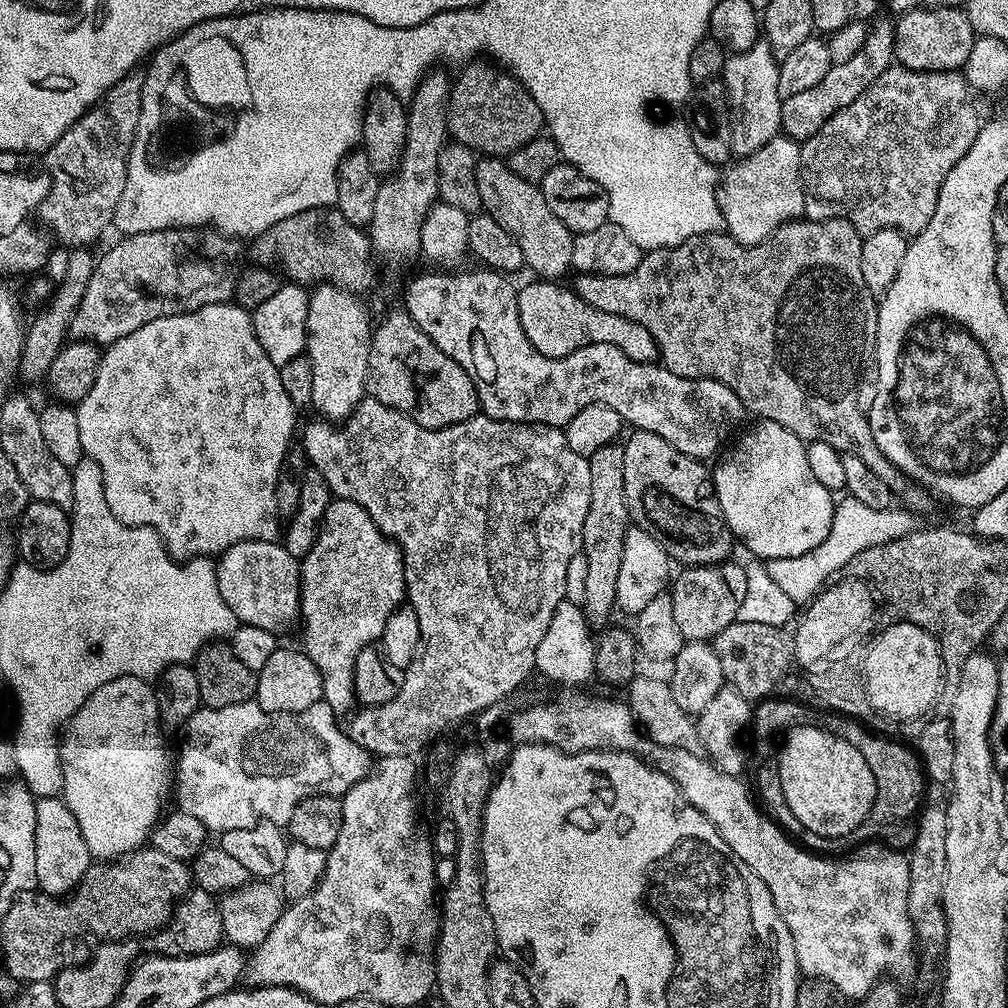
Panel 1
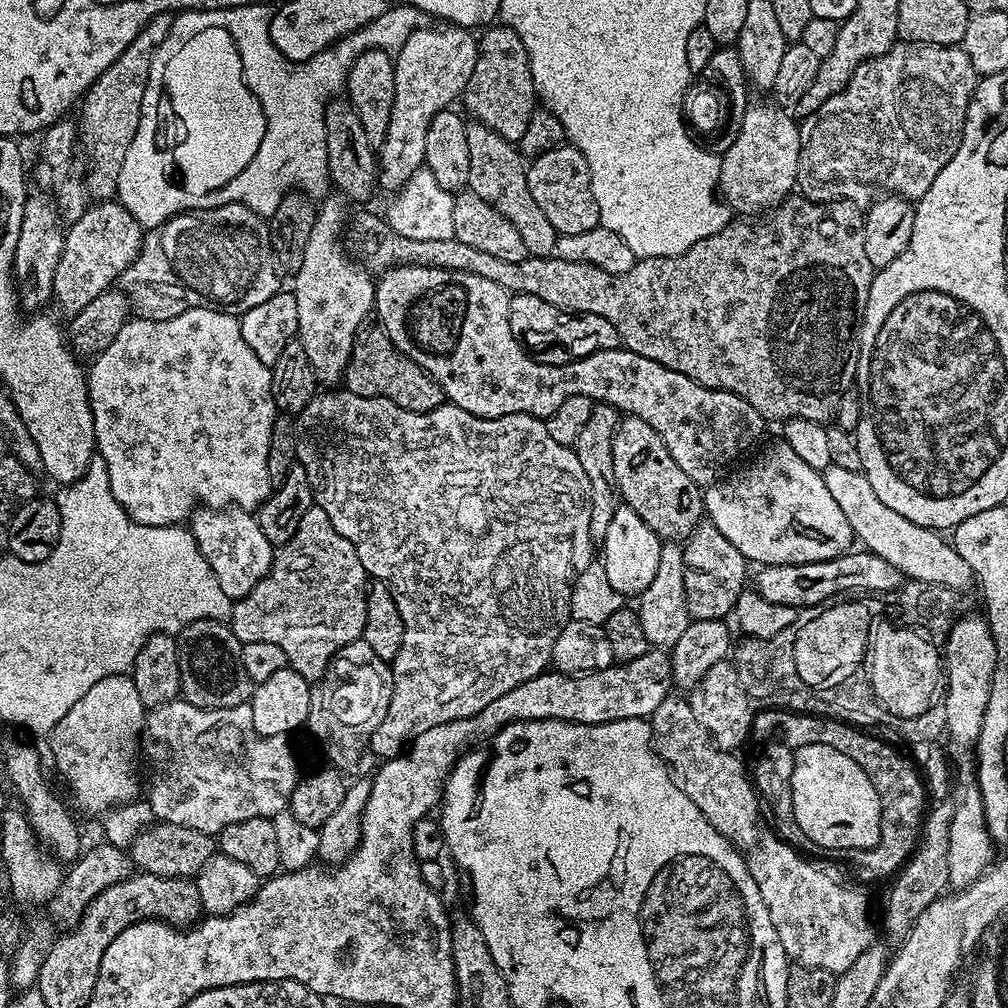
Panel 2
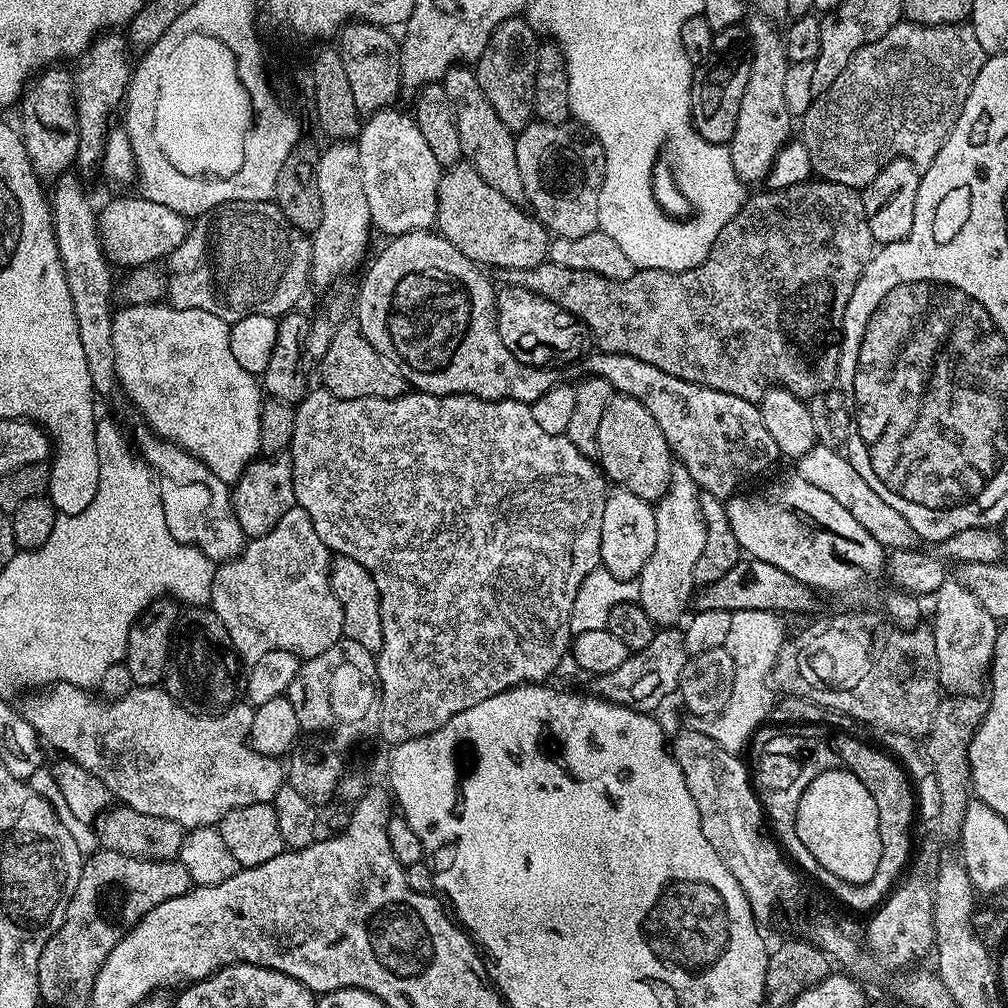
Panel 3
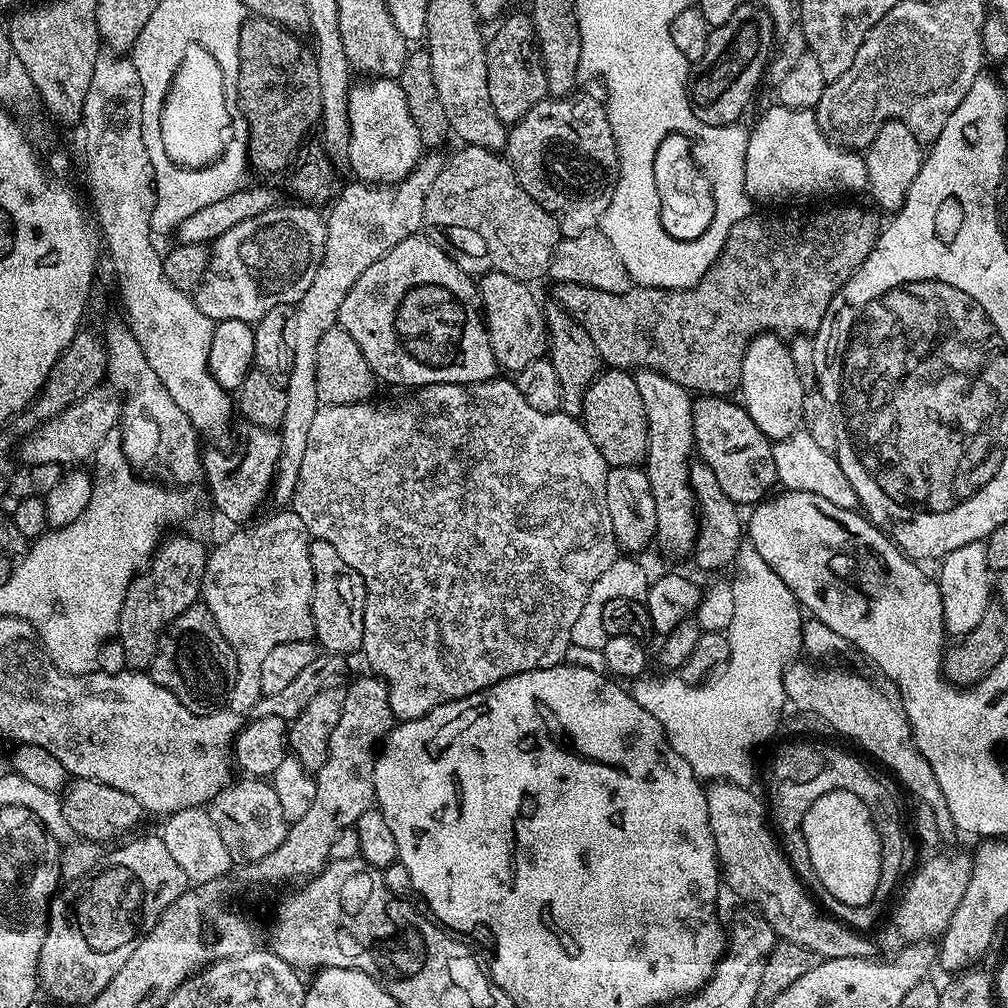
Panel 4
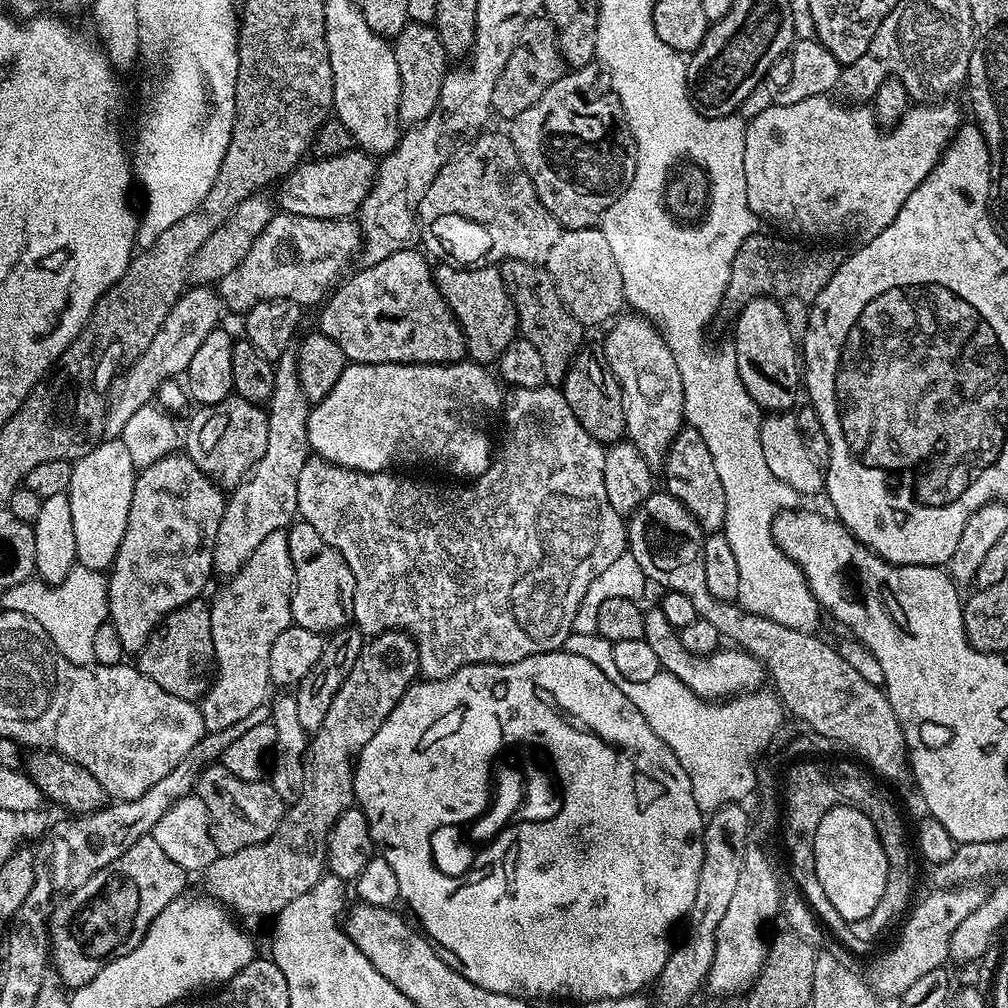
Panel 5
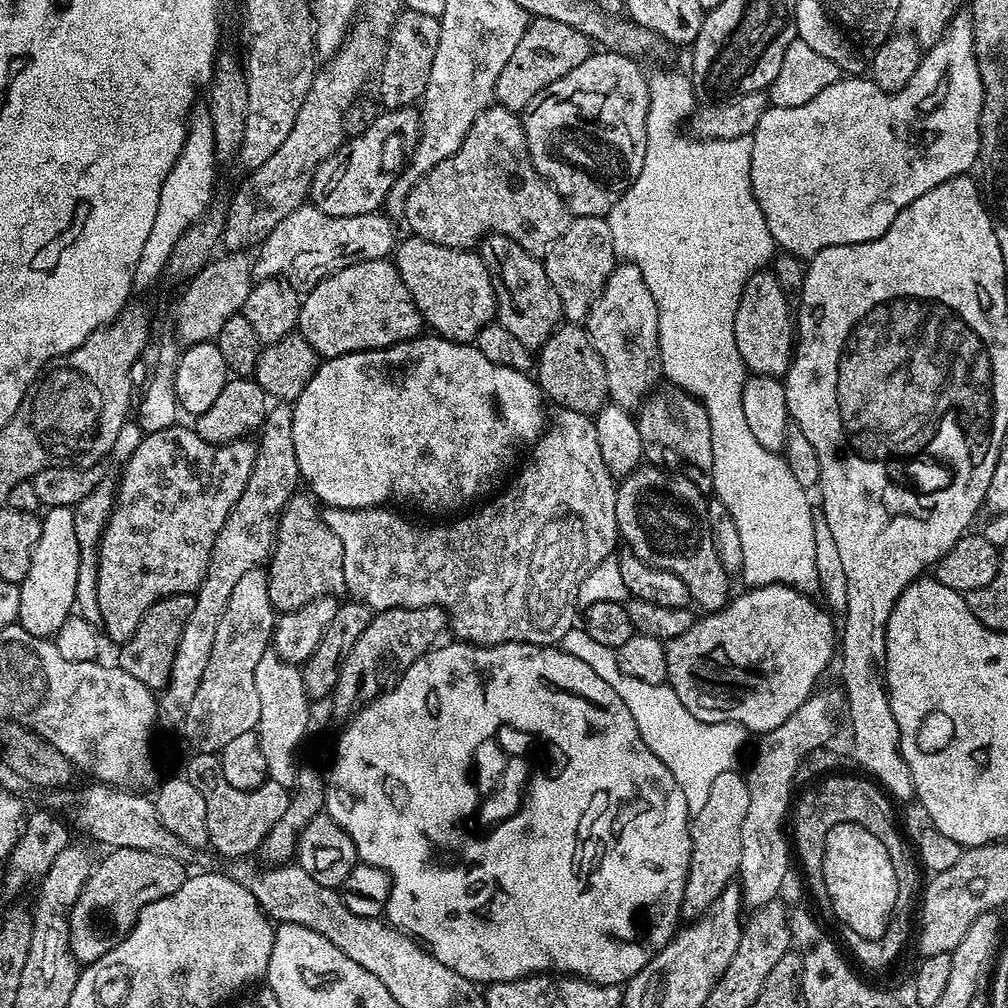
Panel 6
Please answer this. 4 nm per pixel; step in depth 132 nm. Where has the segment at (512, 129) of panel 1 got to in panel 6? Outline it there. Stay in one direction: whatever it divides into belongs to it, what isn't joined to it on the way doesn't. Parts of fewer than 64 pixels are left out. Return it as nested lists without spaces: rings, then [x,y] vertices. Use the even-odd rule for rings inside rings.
[[[535,17],[522,34],[514,54],[510,54],[510,62],[506,62],[506,66],[502,66],[502,74],[498,74],[495,103],[517,114],[523,113],[525,106],[531,104],[542,90],[546,90],[550,82],[558,82],[562,74],[570,74],[574,66],[582,66],[593,51],[593,41],[574,30],[574,26],[554,22],[554,18]]]

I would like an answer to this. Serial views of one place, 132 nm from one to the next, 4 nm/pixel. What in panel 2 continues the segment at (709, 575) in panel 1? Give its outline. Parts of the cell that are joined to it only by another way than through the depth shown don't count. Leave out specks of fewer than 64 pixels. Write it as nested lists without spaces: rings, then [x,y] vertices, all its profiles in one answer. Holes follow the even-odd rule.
[[[707,518],[701,520],[700,525],[692,531],[683,549],[689,617],[692,620],[724,620],[731,617],[739,596],[746,590],[744,555]]]

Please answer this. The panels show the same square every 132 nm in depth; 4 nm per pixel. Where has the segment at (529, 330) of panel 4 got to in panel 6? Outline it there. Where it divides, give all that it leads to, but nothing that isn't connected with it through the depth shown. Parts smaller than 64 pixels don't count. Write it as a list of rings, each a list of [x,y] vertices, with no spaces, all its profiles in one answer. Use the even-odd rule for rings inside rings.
[[[409,235],[407,239],[401,239],[397,243],[394,249],[394,263],[425,325],[435,335],[446,340],[456,340],[460,344],[475,341],[479,332],[496,320],[494,286],[486,262],[482,262],[479,251],[442,246],[421,236]]]

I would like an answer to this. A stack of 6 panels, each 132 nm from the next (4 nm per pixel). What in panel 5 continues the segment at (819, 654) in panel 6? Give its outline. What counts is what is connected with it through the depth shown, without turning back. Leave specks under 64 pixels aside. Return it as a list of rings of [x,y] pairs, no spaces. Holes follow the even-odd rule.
[[[654,606],[652,609],[649,607],[645,611],[643,639],[654,649],[654,655],[658,658],[661,669],[674,674],[674,678],[678,678],[678,682],[685,684],[697,698],[713,702],[719,701],[723,696],[735,698],[746,692],[757,691],[763,685],[760,683],[766,680],[766,669],[763,663],[752,653],[735,646],[728,646],[728,649],[725,647],[723,651],[717,650],[711,656],[690,654],[690,650],[686,650],[686,646],[682,646],[682,642],[678,639],[677,629],[673,628],[659,607]]]

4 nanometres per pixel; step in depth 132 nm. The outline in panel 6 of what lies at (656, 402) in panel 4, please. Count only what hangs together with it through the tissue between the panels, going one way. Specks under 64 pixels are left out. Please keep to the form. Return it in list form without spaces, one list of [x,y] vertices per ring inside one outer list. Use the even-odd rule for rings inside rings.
[[[627,262],[617,263],[604,284],[600,296],[592,304],[586,321],[586,331],[594,350],[602,358],[602,366],[606,372],[606,386],[609,401],[629,410],[639,409],[648,397],[648,393],[657,387],[661,379],[660,347],[658,346],[658,306],[654,302],[654,294],[646,286],[642,278],[642,270]]]

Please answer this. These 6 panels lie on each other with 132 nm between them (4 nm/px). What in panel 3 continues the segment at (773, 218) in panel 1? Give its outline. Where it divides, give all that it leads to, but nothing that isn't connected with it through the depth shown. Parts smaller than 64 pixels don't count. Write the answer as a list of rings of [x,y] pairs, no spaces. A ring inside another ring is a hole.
[[[752,14],[747,17],[746,27],[748,37],[752,39],[750,82],[746,82],[746,94],[742,94],[742,106],[738,106],[738,122],[728,149],[730,162],[734,162],[734,174],[738,174],[745,185],[751,186],[759,180],[760,183],[767,181],[773,162],[789,143],[794,117],[786,110],[786,97],[782,91],[789,62],[784,39],[779,31],[776,33],[777,25],[765,16]]]

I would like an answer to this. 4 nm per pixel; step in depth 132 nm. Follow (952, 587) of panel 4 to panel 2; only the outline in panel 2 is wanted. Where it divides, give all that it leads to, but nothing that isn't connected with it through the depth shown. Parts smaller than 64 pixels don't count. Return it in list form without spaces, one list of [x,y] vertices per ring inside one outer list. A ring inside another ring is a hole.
[[[968,616],[957,619],[949,630],[942,644],[942,663],[946,677],[946,691],[942,697],[945,710],[942,713],[944,724],[948,727],[948,744],[946,752],[954,765],[954,818],[950,822],[950,854],[948,855],[948,883],[953,889],[959,890],[970,886],[979,876],[987,872],[994,864],[992,847],[994,841],[986,827],[986,814],[982,806],[982,794],[976,781],[976,762],[974,753],[978,742],[978,730],[982,730],[982,714],[986,714],[986,701],[990,695],[990,678],[994,678],[996,665],[996,643],[987,619]]]

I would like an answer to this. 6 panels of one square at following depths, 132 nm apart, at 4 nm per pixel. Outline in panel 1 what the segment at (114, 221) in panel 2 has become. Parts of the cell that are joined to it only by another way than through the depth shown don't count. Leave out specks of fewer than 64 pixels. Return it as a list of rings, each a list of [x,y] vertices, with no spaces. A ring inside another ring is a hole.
[[[72,250],[67,253],[68,261],[64,264],[64,277],[61,278],[60,284],[55,285],[54,291],[50,299],[43,305],[44,313],[37,318],[36,321],[27,325],[24,334],[24,349],[22,350],[22,358],[20,359],[20,366],[18,369],[19,375],[28,380],[43,381],[48,375],[50,366],[54,362],[54,358],[58,358],[61,348],[64,347],[66,339],[69,337],[68,327],[74,318],[74,310],[78,310],[78,302],[82,302],[82,294],[86,294],[86,286],[90,282],[90,274],[94,270],[97,262],[95,255],[91,256],[91,251],[88,250]]]

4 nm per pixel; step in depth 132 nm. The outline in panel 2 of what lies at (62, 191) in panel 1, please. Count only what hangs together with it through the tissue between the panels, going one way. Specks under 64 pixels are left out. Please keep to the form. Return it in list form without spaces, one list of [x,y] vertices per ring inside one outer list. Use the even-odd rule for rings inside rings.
[[[163,12],[146,26],[110,62],[110,66],[105,70],[88,91],[82,97],[79,105],[80,116],[78,115],[78,144],[86,155],[92,159],[92,165],[86,168],[86,183],[88,185],[88,195],[93,201],[103,202],[111,200],[116,195],[118,186],[118,174],[122,174],[122,162],[126,159],[126,150],[130,150],[130,142],[134,142],[134,130],[138,130],[138,118],[142,114],[142,98],[149,95],[150,70],[154,66],[154,54],[162,42],[166,42],[166,34],[170,34],[173,13]]]

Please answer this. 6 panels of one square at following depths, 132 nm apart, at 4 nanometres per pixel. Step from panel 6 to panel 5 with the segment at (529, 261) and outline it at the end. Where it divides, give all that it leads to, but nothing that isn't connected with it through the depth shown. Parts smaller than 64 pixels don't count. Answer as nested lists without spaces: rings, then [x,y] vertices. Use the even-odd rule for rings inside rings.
[[[505,260],[499,265],[504,284],[516,311],[516,326],[519,335],[538,350],[538,355],[546,365],[546,378],[552,386],[563,385],[572,359],[585,347],[585,325],[570,314],[556,289],[556,283],[544,264],[531,264],[521,260]]]

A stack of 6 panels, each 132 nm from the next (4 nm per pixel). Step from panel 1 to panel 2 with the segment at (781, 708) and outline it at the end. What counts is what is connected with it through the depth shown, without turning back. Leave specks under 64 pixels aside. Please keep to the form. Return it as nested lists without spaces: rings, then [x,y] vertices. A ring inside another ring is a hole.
[[[763,710],[757,711],[752,717],[752,732],[773,732],[779,743],[788,749],[795,750],[811,744],[834,746],[834,750],[842,750],[842,754],[856,757],[858,766],[866,770],[866,778],[878,790],[880,803],[880,841],[875,848],[865,848],[863,852],[855,853],[857,868],[855,875],[861,881],[887,881],[916,851],[920,839],[924,817],[926,815],[926,785],[922,773],[911,759],[908,760],[892,744],[879,740],[871,731],[854,723],[838,719],[829,719],[820,715],[805,715],[802,713]]]

